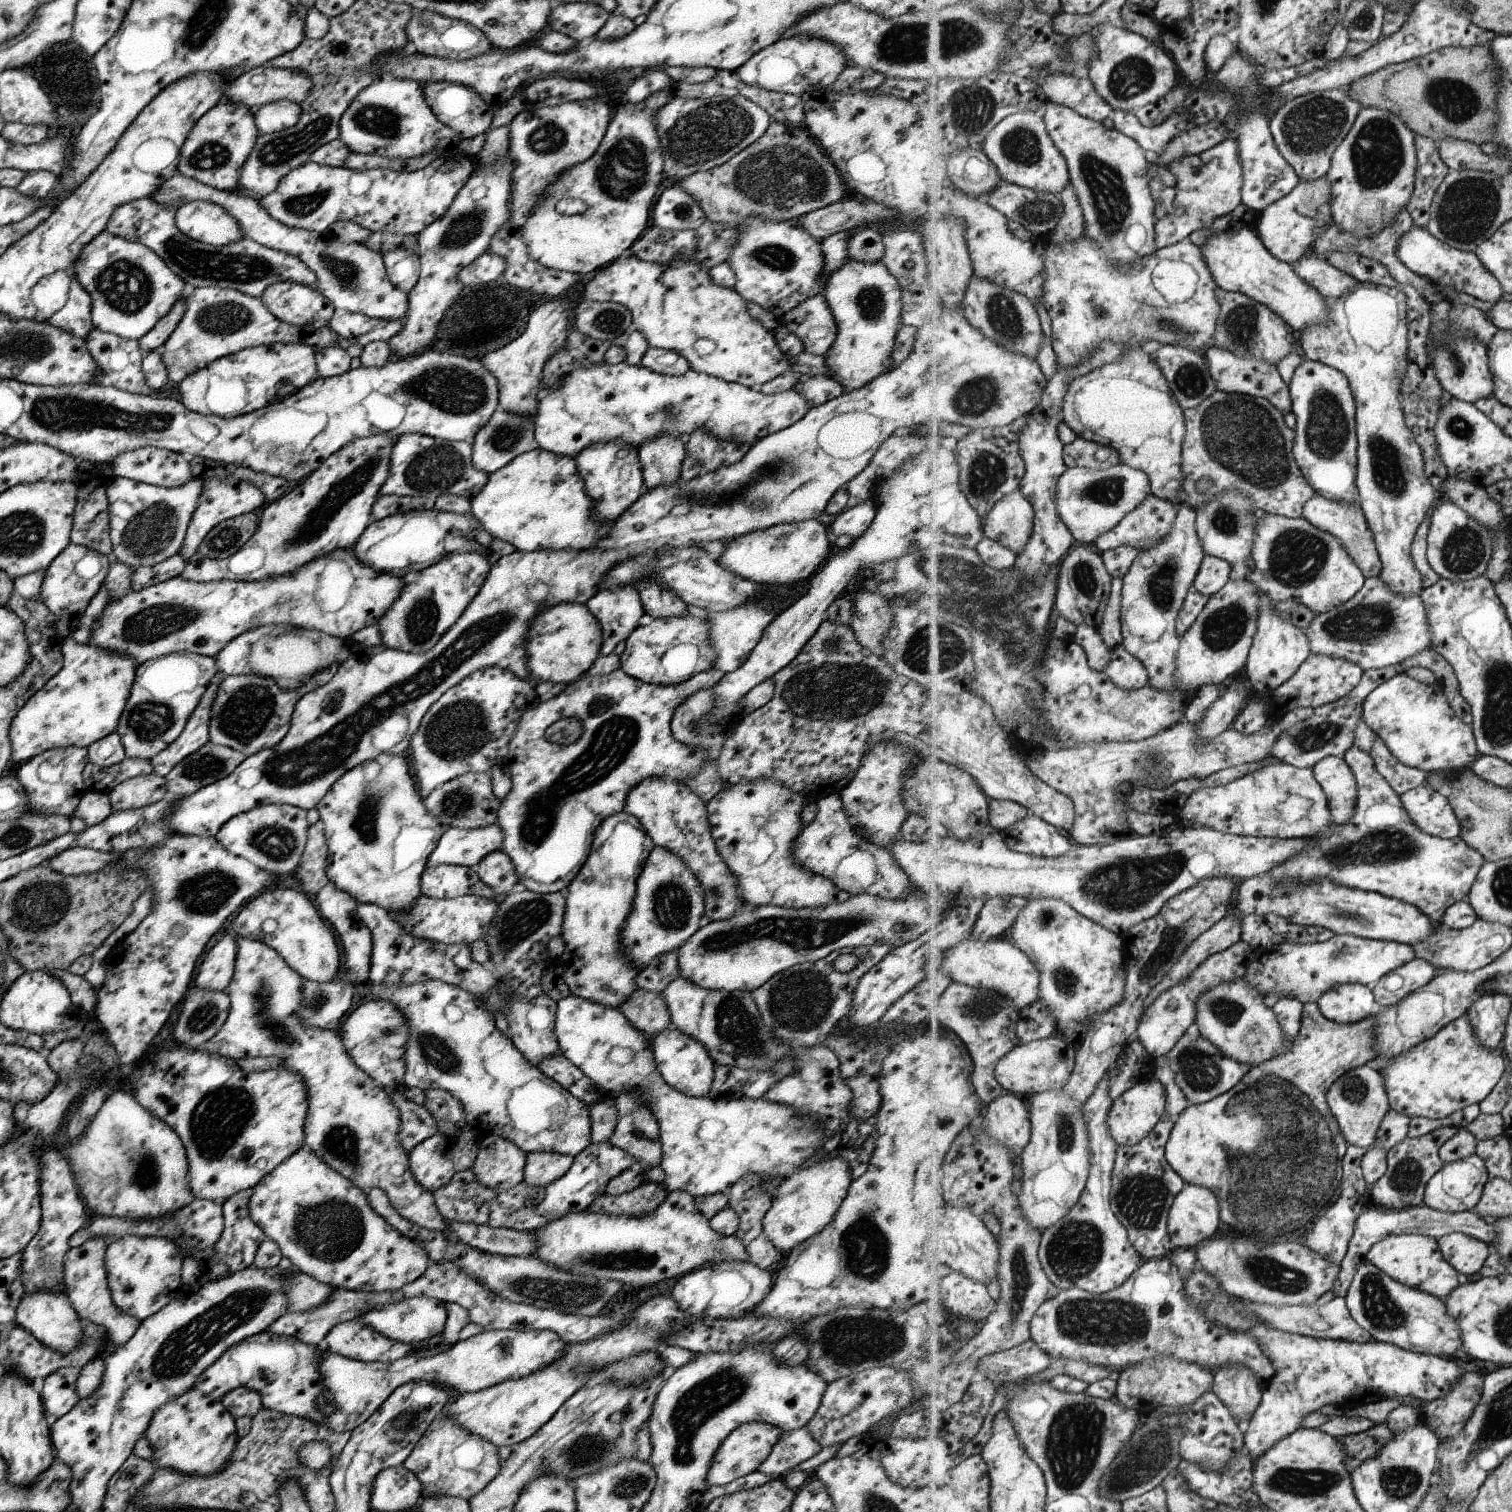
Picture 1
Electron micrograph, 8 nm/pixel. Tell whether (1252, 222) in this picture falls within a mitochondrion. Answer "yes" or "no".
no

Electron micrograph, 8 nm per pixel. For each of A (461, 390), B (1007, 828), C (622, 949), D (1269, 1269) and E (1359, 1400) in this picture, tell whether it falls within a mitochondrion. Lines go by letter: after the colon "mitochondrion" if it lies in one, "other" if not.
A: mitochondrion
B: other
C: other
D: mitochondrion
E: other

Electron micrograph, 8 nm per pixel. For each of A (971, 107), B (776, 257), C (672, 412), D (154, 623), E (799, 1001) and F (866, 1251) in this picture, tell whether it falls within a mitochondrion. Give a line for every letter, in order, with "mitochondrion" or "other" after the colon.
A: mitochondrion
B: mitochondrion
C: mitochondrion
D: mitochondrion
E: mitochondrion
F: mitochondrion

